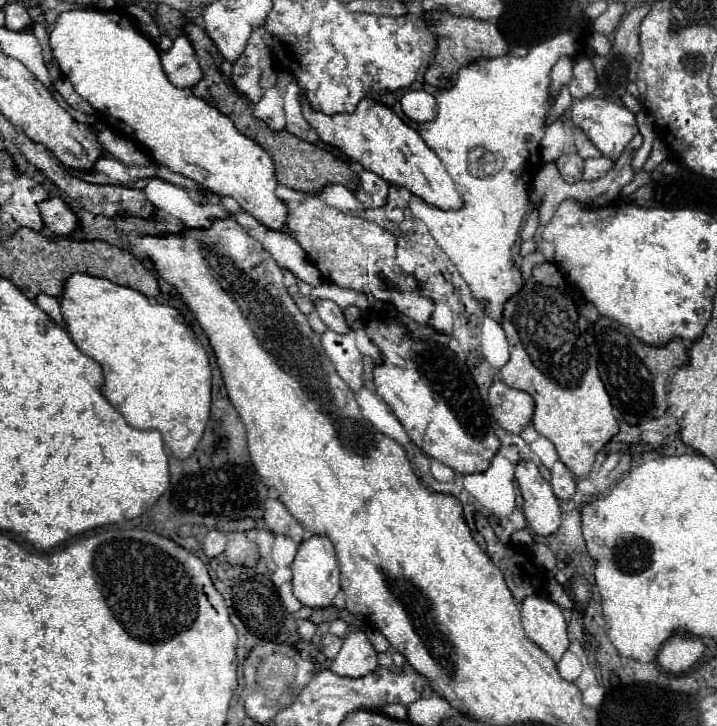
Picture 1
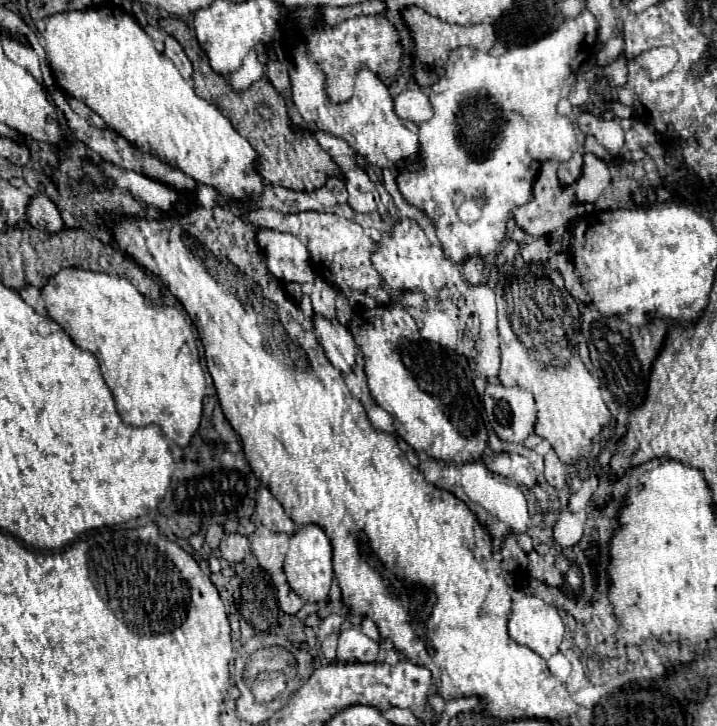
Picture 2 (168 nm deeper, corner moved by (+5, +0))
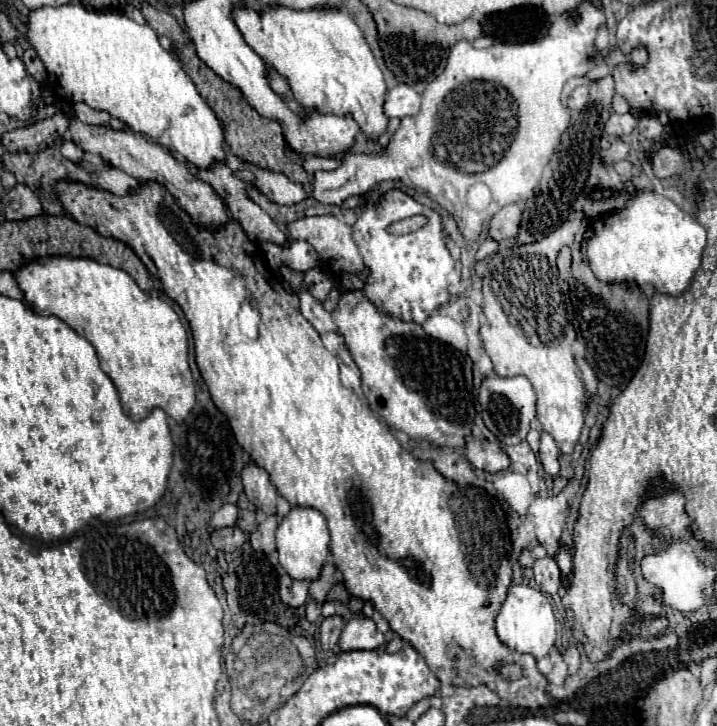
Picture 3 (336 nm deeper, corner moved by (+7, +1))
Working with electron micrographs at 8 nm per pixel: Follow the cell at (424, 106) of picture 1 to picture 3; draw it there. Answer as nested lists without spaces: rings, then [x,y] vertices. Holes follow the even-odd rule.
[[[400,83],[388,91],[386,103],[384,103],[384,113],[388,117],[400,117],[400,119],[408,117],[408,115],[418,115],[420,101],[422,101],[422,95],[418,91],[414,91],[406,83]]]

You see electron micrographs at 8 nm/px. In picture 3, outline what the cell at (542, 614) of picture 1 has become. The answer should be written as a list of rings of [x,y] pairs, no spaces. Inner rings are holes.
[[[512,585],[496,617],[496,633],[502,643],[506,643],[518,653],[530,653],[536,659],[546,657],[556,641],[556,617],[546,595],[528,585]]]

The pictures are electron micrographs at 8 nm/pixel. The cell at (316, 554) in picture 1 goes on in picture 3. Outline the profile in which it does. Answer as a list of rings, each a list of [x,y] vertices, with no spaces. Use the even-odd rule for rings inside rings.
[[[292,507],[290,513],[282,519],[276,531],[278,557],[284,571],[296,581],[316,581],[320,577],[322,565],[328,561],[330,531],[322,513],[310,507]]]

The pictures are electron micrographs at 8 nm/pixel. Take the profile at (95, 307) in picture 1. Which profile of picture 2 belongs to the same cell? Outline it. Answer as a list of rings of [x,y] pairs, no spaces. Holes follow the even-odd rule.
[[[62,268],[46,280],[46,284],[40,288],[40,294],[46,314],[60,324],[74,344],[96,354],[102,376],[114,394],[122,420],[130,426],[158,424],[168,440],[186,446],[200,426],[207,385],[196,336],[183,314],[176,308],[160,306],[142,296],[128,278],[102,270],[94,272],[82,268]]]

